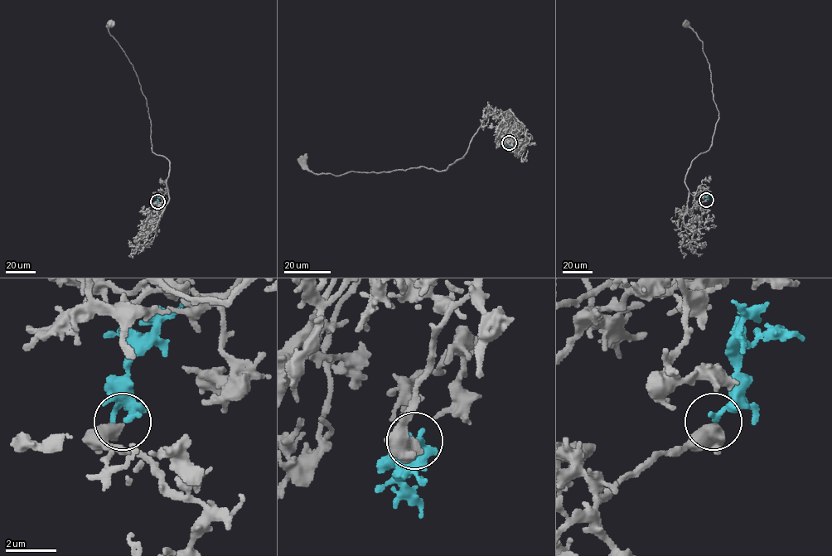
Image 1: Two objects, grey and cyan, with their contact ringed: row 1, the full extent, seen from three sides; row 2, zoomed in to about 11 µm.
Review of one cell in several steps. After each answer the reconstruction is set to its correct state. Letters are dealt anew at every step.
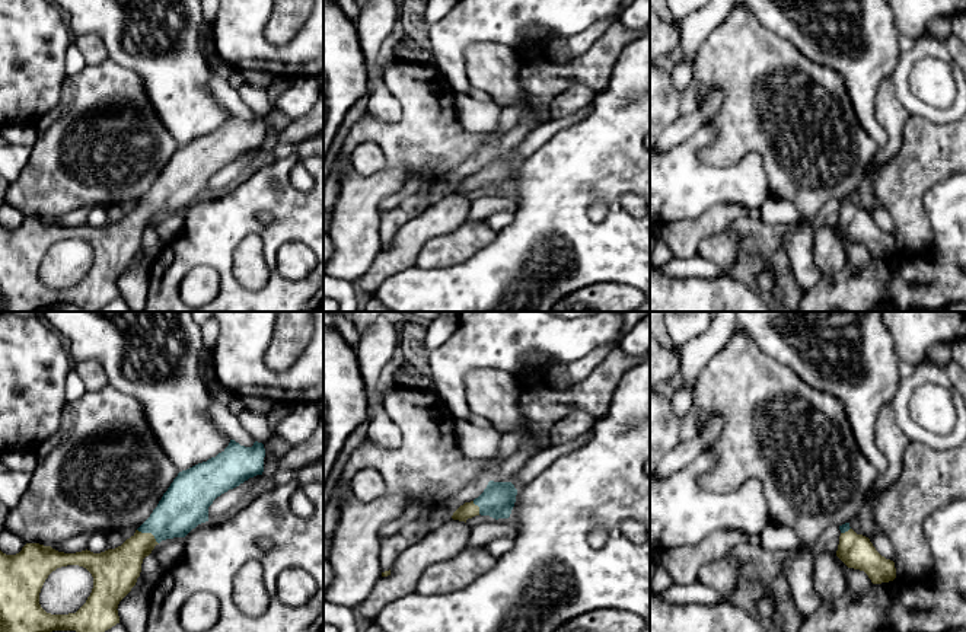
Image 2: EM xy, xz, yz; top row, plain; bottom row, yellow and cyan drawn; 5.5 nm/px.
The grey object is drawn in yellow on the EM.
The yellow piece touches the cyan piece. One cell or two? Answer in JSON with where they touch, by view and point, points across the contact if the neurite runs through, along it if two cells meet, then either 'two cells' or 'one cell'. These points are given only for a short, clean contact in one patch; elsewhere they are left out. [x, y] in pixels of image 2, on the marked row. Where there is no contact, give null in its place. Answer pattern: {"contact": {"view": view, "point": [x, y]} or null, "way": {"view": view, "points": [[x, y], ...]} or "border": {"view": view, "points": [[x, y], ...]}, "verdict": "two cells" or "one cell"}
{"contact": {"view": "xy", "point": [149, 533]}, "way": {"view": "xy", "points": [[120, 568], [149, 533], [184, 506]]}, "verdict": "one cell"}

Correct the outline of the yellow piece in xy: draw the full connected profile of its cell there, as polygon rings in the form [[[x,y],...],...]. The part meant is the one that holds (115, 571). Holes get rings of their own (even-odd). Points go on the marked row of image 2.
[[[230,440],[216,457],[178,473],[150,517],[121,546],[101,553],[82,550],[64,553],[39,543],[26,543],[16,555],[0,550],[0,632],[105,632],[119,623],[118,604],[136,585],[141,564],[162,540],[185,537],[198,524],[208,521],[208,507],[221,494],[264,472],[265,449],[255,441],[245,447]],[[79,565],[93,577],[93,588],[86,603],[68,615],[47,613],[39,604],[41,588],[57,568]]]

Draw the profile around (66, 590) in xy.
[[[67,565],[52,571],[45,580],[39,604],[51,615],[76,613],[93,588],[92,574],[79,565]]]

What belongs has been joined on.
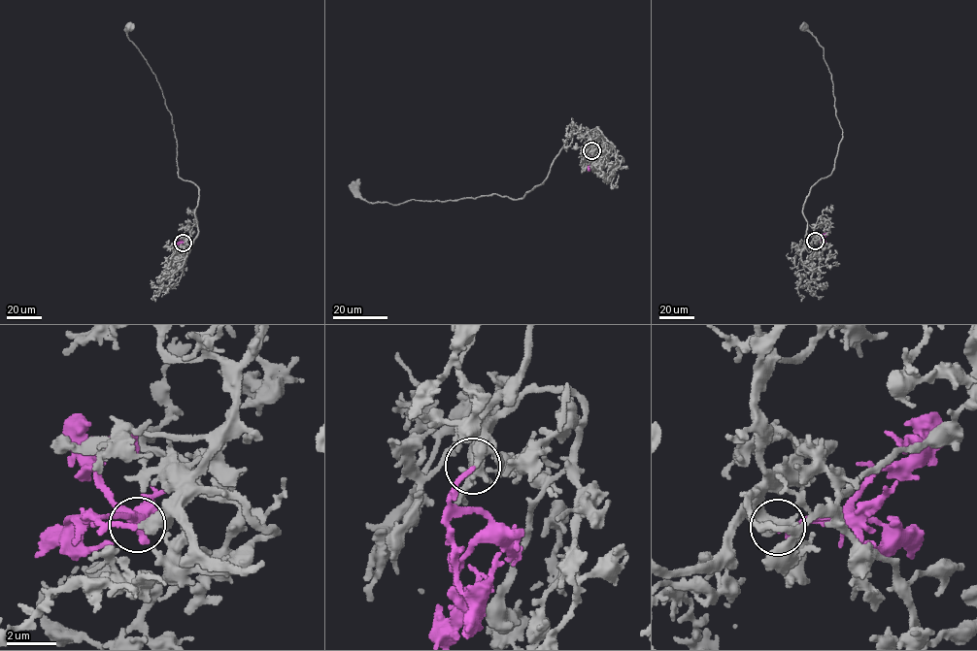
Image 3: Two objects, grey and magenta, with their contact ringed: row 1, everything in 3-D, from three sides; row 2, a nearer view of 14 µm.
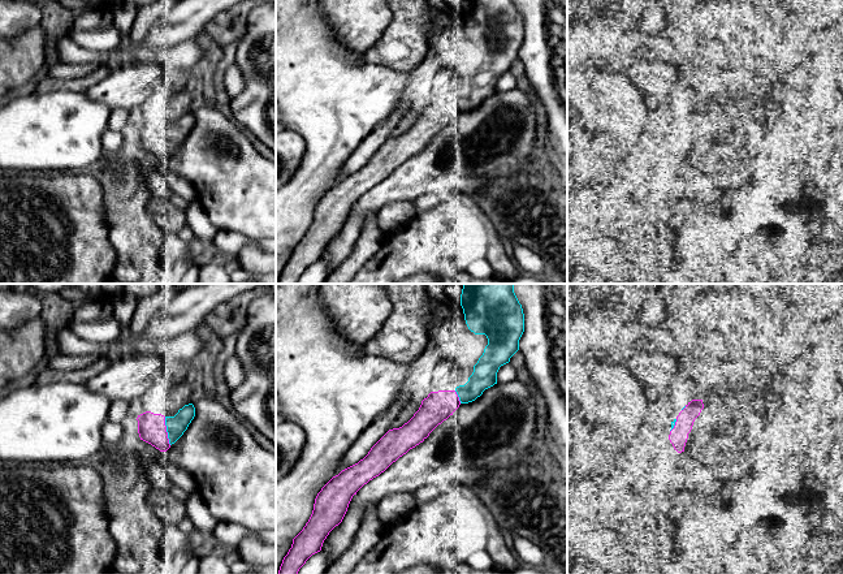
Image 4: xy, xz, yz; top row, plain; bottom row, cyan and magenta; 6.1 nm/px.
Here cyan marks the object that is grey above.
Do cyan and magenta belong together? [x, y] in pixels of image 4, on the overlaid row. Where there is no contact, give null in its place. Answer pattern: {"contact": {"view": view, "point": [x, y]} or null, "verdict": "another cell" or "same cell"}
{"contact": {"view": "xy", "point": [167, 431]}, "verdict": "same cell"}

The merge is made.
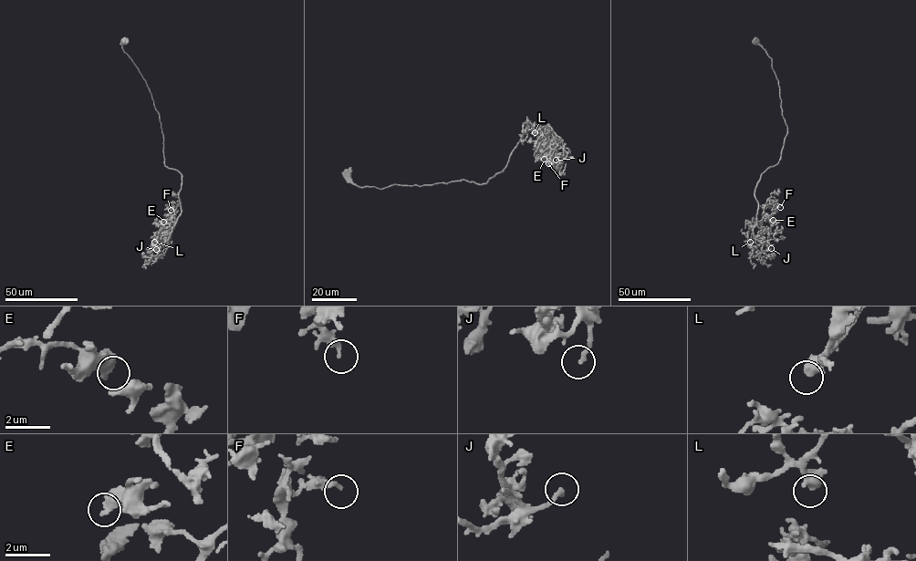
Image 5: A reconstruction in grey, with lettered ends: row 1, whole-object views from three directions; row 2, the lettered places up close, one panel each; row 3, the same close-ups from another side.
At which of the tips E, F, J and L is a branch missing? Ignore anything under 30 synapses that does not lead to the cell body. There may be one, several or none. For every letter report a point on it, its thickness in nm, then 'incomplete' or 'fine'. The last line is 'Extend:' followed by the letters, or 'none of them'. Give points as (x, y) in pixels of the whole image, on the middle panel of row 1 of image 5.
E: at (544, 159); 480 nm thick; fine
F: at (548, 163); 200 nm thick; fine
J: at (556, 160); 200 nm thick; incomplete
L: at (535, 132); 550 nm thick; incomplete
Extend: J, L

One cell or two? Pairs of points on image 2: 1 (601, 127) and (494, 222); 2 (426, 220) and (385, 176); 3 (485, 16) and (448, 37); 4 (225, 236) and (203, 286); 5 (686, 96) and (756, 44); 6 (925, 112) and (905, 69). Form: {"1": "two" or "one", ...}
{"1": "two", "2": "two", "3": "one", "4": "two", "5": "two", "6": "one"}

